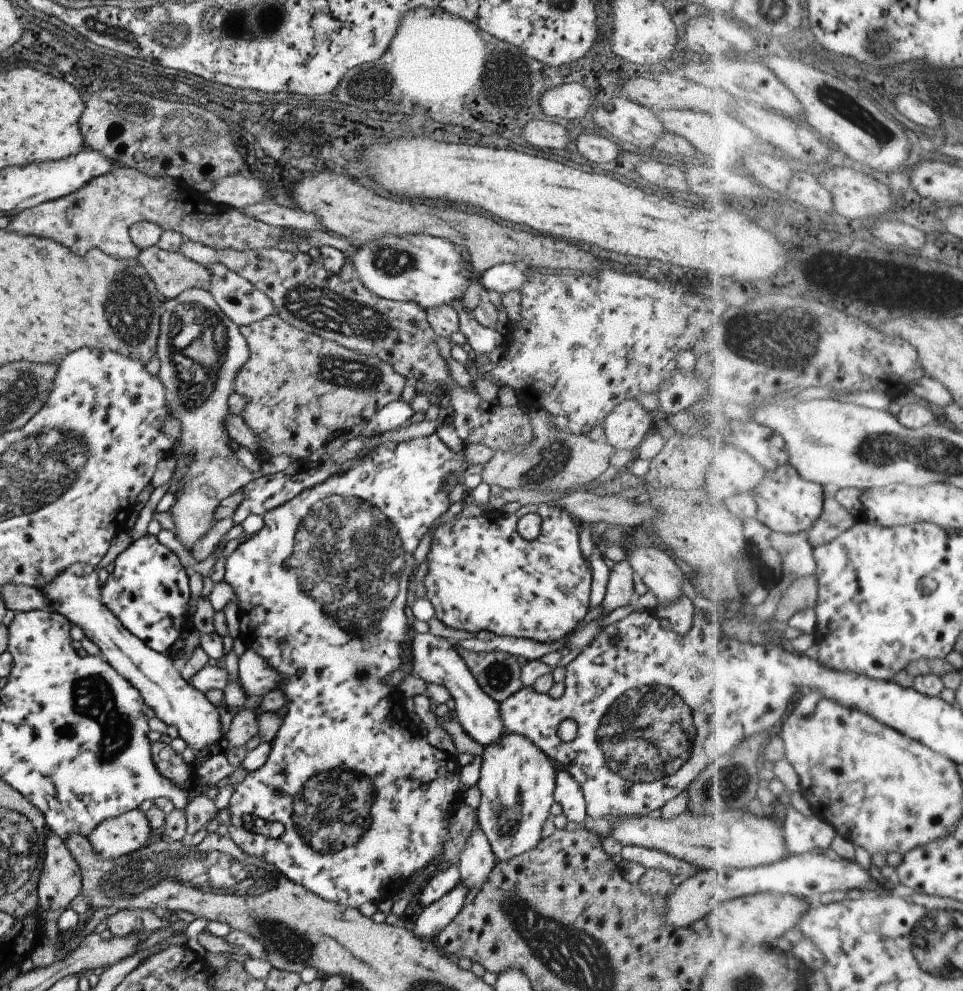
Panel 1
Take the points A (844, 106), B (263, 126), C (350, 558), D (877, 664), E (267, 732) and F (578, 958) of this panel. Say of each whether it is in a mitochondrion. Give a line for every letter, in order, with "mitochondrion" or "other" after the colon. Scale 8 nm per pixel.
A: mitochondrion
B: other
C: mitochondrion
D: other
E: other
F: mitochondrion

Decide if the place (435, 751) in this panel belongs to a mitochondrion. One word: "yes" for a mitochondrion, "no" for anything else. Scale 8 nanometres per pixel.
no

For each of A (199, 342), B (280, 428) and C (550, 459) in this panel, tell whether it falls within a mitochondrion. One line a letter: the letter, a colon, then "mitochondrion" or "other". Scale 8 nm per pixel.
A: mitochondrion
B: other
C: mitochondrion

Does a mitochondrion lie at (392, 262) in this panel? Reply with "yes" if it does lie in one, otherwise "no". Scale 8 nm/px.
yes

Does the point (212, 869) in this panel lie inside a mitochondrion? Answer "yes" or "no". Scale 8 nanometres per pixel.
yes

